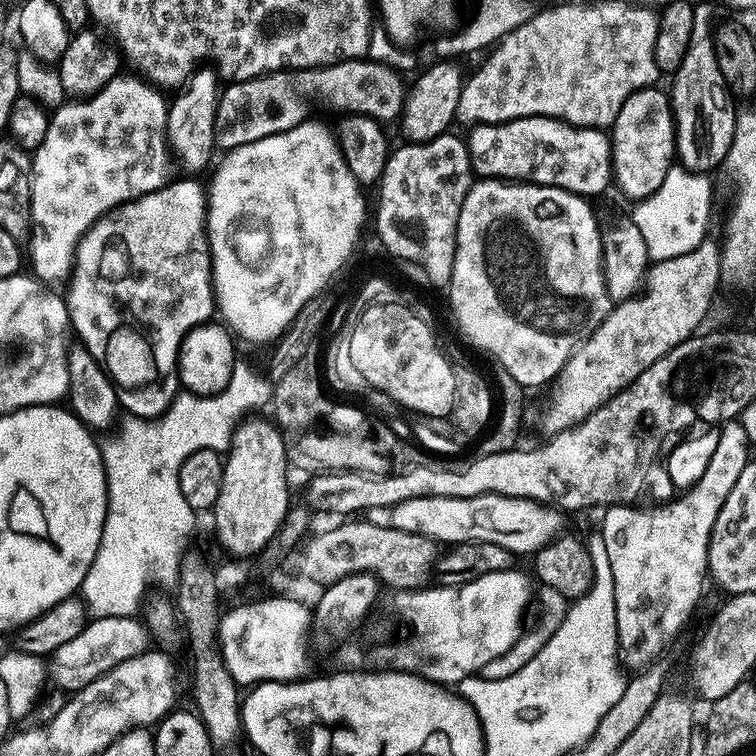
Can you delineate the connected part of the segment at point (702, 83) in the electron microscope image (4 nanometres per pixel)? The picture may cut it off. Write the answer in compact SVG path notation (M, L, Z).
M696 4L694 30L690 34L690 46L686 46L686 58L671 77L670 99L672 119L676 121L676 154L679 163L690 172L711 173L711 168L720 168L728 157L732 139L736 133L738 108L732 105L733 93L718 70L714 20L708 17L708 8Z

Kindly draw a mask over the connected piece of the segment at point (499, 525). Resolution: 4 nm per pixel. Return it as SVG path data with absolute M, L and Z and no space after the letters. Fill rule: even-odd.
M478 494L474 498L406 498L404 502L398 502L389 508L373 508L370 519L378 526L426 536L444 546L468 544L473 540L502 546L513 554L535 554L561 535L559 515L561 513L555 507L540 504L537 500L502 494Z

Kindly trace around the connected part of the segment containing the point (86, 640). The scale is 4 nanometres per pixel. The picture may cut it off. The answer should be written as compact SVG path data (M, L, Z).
M98 616L89 619L82 634L70 638L63 646L58 646L51 656L47 657L46 669L51 683L65 688L65 693L79 692L114 666L134 658L149 647L150 633L143 623L139 624L136 616Z

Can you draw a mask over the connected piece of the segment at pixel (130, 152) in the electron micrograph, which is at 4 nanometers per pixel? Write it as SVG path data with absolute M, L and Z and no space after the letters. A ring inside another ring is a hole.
M132 74L124 75L117 75L93 96L73 99L55 109L48 121L46 138L42 138L42 142L31 153L32 234L28 256L30 264L32 260L31 271L36 279L49 286L63 285L69 279L76 243L99 216L111 208L117 208L119 204L157 192L169 183L170 145L166 139L169 101L161 89L147 80Z

